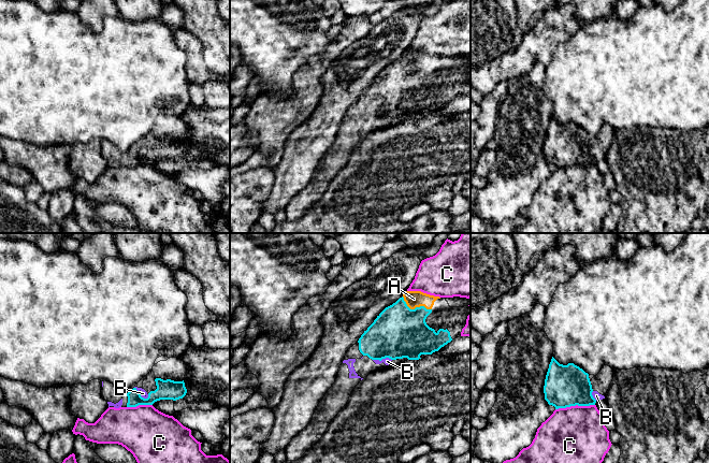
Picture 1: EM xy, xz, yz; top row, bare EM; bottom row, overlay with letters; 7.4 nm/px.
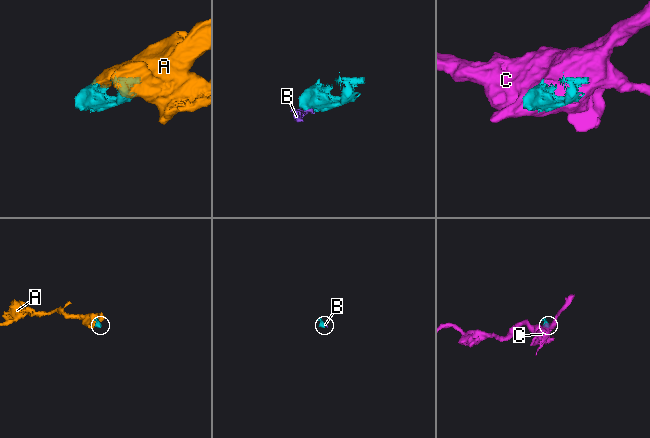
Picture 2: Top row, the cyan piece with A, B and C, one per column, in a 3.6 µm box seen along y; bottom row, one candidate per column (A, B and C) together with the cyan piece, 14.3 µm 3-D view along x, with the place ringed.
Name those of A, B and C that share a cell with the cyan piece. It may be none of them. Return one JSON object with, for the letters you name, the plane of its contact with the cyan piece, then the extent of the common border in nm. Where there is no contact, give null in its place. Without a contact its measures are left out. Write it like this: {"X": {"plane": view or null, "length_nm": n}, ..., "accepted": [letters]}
{"A": {"plane": "xz", "length_nm": 240}, "B": {"plane": "xy", "length_nm": 130}, "accepted": ["A", "B"]}

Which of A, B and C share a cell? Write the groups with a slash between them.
A B / C

